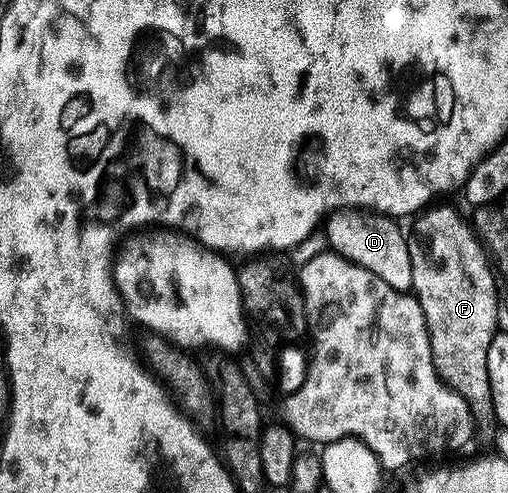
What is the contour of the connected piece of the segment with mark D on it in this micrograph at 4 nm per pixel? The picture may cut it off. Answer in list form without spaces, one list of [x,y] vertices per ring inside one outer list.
[[[347,209],[345,211],[335,211],[329,216],[324,223],[324,232],[326,231],[326,239],[329,250],[335,255],[342,255],[349,263],[360,265],[364,269],[368,269],[372,273],[376,273],[376,277],[380,277],[380,281],[388,281],[388,285],[392,285],[392,289],[397,291],[409,292],[412,288],[412,261],[408,257],[408,238],[407,232],[397,227],[395,220],[389,215],[379,215],[361,209]]]

